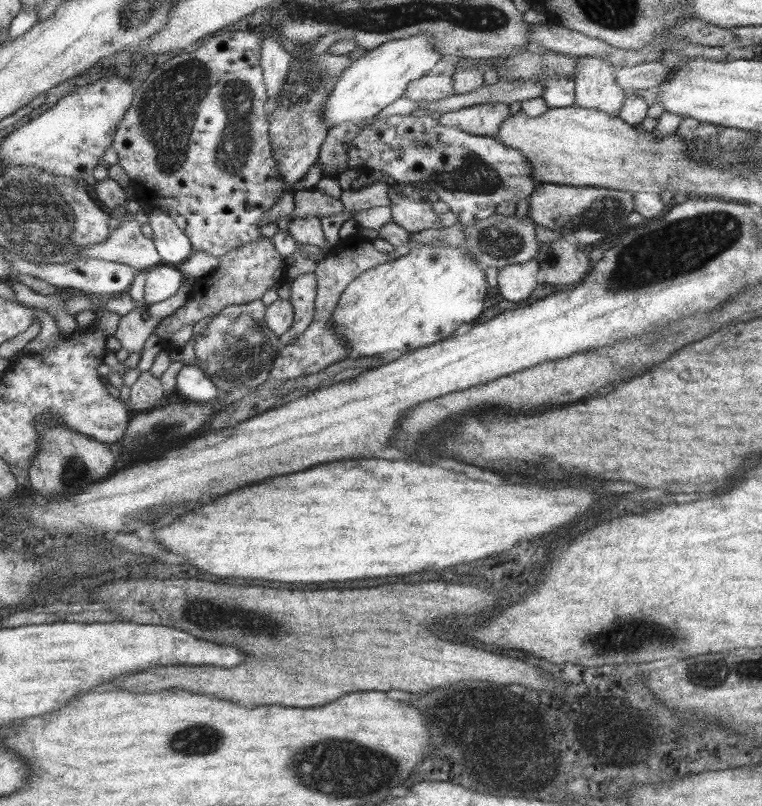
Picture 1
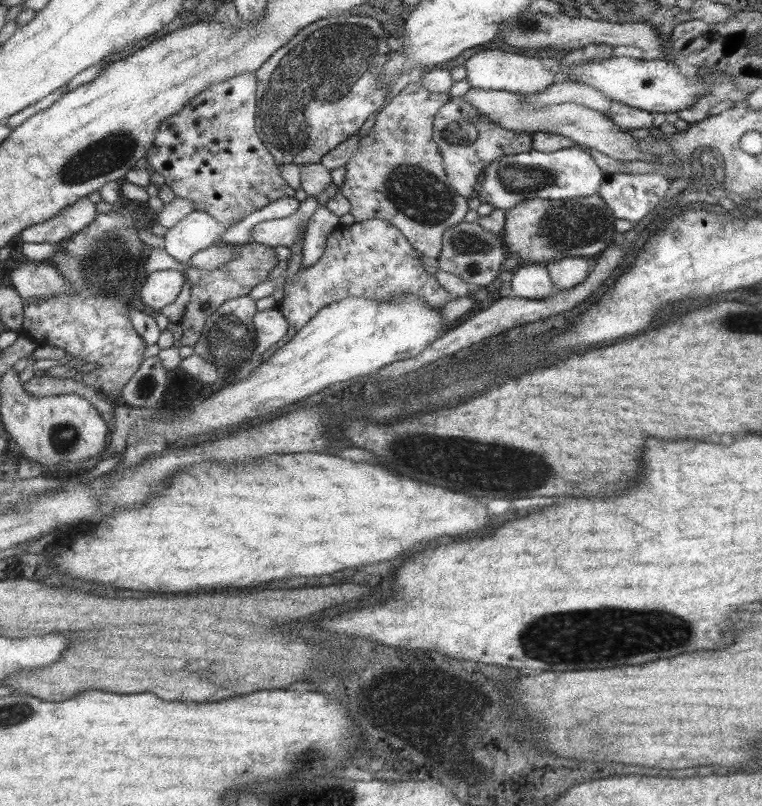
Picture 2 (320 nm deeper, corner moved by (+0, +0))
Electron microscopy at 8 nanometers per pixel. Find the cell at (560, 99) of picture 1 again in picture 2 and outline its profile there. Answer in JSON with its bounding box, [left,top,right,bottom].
[463,49,558,93]

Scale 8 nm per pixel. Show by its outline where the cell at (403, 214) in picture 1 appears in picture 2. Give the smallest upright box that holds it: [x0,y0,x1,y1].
[339,77,467,262]

